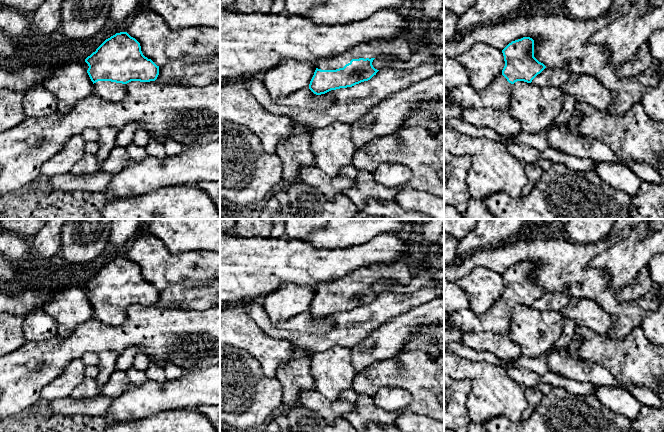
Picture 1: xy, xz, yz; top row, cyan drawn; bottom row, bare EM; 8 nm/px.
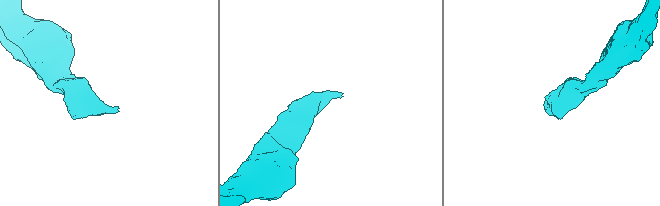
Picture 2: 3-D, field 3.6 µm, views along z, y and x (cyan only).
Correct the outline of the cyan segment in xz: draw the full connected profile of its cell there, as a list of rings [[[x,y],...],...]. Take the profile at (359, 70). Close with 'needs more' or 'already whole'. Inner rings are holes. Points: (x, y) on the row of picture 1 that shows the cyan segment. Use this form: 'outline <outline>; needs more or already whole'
outline [[[405,34],[394,41],[377,39],[361,43],[343,54],[318,61],[309,89],[321,95],[368,81],[379,71],[372,65],[377,56],[389,55],[407,60],[411,56],[411,49],[412,44]]]; needs more

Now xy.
outline [[[127,32],[116,33],[106,39],[85,62],[89,66],[87,73],[94,84],[94,94],[109,101],[124,98],[127,83],[155,81],[159,75],[159,66],[143,55],[140,43]]]; needs more

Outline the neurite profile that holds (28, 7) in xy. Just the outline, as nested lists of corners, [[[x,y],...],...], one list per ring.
[[[0,0],[2,7],[6,7],[27,16],[31,16],[45,0]]]

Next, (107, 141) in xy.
[[[103,127],[98,130],[99,140],[98,152],[96,157],[98,163],[101,165],[109,156],[112,149],[117,145],[117,134],[118,130],[113,127]]]

